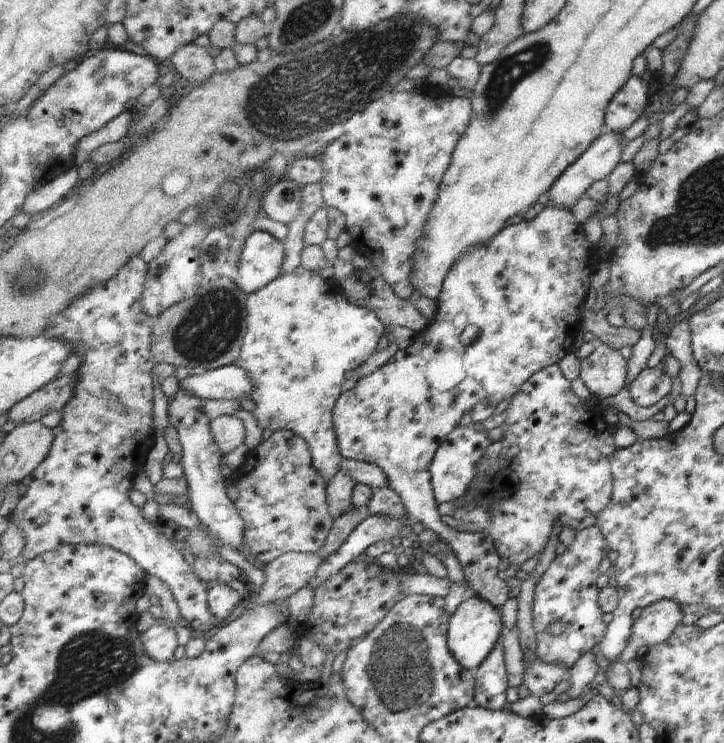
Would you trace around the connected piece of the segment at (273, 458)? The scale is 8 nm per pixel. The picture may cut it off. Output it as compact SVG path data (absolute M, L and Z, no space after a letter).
M292 430L274 431L256 448L255 454L254 468L235 485L240 497L234 505L246 520L245 544L253 558L264 565L290 552L317 553L325 560L370 515L368 507L361 507L334 520L328 503L328 486L314 466L308 442Z

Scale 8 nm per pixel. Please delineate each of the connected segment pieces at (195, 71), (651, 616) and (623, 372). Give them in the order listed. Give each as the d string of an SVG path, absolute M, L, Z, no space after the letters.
M191 43L180 48L169 65L174 65L175 70L193 86L208 81L218 72L215 59L207 48Z
M663 599L643 607L641 616L632 623L632 636L621 653L621 662L639 658L645 649L667 641L682 616L683 612L672 600Z
M597 343L595 352L589 358L579 360L580 377L597 399L611 398L625 388L629 363L617 349Z

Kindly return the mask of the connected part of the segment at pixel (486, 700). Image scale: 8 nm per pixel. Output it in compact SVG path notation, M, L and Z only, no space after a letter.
M504 634L500 636L496 648L484 660L484 664L478 666L477 669L475 705L490 711L505 708L510 682L504 653Z

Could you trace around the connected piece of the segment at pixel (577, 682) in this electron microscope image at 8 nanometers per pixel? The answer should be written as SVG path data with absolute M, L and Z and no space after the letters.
M589 651L585 653L571 668L570 681L572 687L567 692L573 699L581 698L589 690L595 691L597 679L595 676L601 672L597 658L595 658L596 651Z

